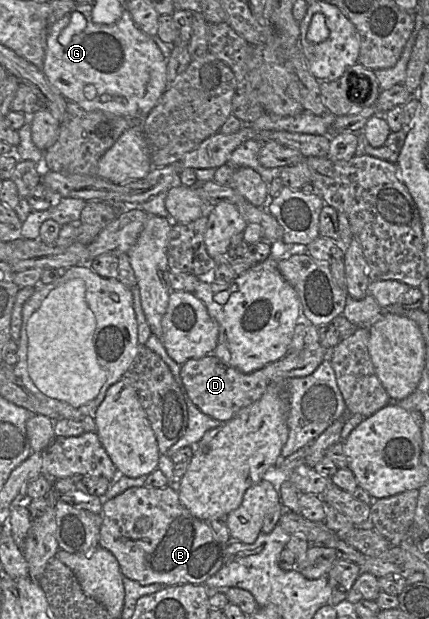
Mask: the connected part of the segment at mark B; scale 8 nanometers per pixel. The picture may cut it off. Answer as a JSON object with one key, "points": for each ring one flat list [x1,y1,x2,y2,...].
{"points":[[132,487,103,503,99,547,110,551,117,559,123,576,141,585,181,584,203,585,222,567,228,544,219,542,209,522,194,517,179,500,178,491,164,488]]}

